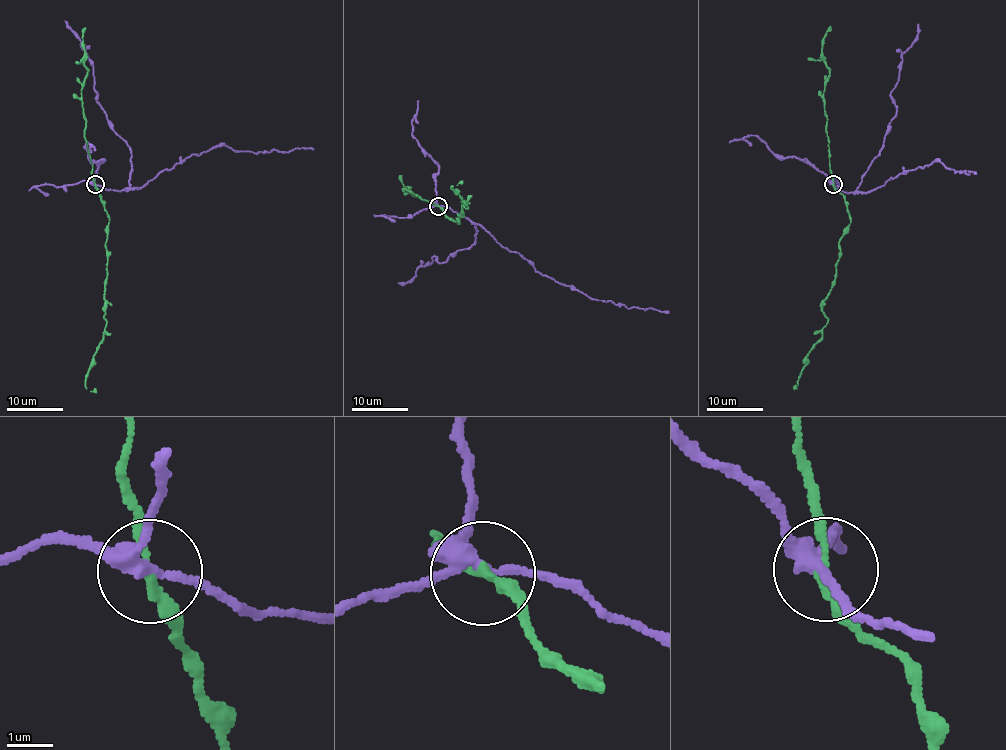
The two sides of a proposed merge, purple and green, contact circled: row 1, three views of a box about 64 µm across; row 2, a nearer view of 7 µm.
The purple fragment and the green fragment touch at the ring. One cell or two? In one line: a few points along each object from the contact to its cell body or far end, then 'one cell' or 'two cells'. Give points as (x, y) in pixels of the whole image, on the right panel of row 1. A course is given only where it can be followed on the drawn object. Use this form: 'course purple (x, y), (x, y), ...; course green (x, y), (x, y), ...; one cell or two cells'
course purple (834, 184), (845, 193), (867, 193), (895, 177), (939, 161), (955, 172), (976, 174); course green (834, 184), (844, 199), (850, 225), (839, 240), (835, 280), (822, 303), (827, 325), (796, 385); two cells

